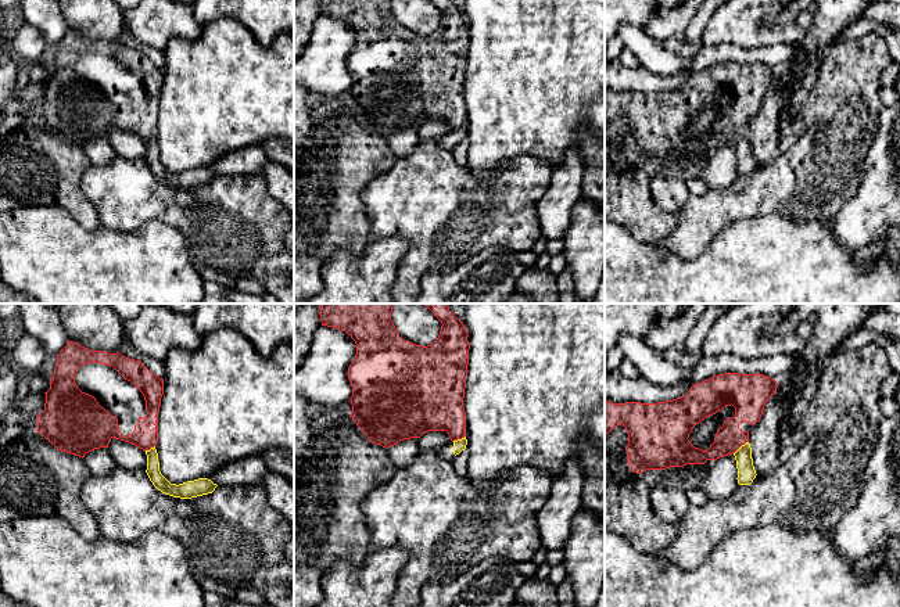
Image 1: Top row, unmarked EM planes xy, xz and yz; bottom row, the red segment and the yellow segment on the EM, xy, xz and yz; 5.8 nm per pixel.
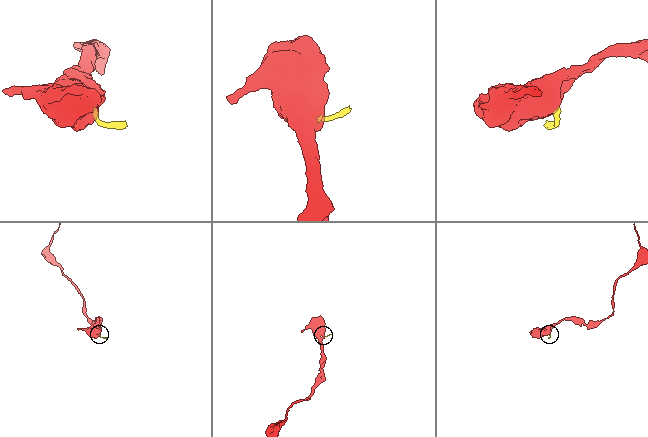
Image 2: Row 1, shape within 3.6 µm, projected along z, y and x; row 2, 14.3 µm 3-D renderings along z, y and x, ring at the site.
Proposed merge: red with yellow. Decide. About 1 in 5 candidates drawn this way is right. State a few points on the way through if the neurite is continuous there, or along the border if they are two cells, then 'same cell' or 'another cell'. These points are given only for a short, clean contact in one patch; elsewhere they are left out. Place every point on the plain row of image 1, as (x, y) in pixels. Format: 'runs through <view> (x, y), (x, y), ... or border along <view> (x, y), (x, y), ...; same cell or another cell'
border along yz (748, 130), (732, 143); another cell

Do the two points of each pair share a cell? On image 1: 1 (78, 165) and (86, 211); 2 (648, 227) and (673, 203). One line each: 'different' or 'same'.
1: same
2: different

